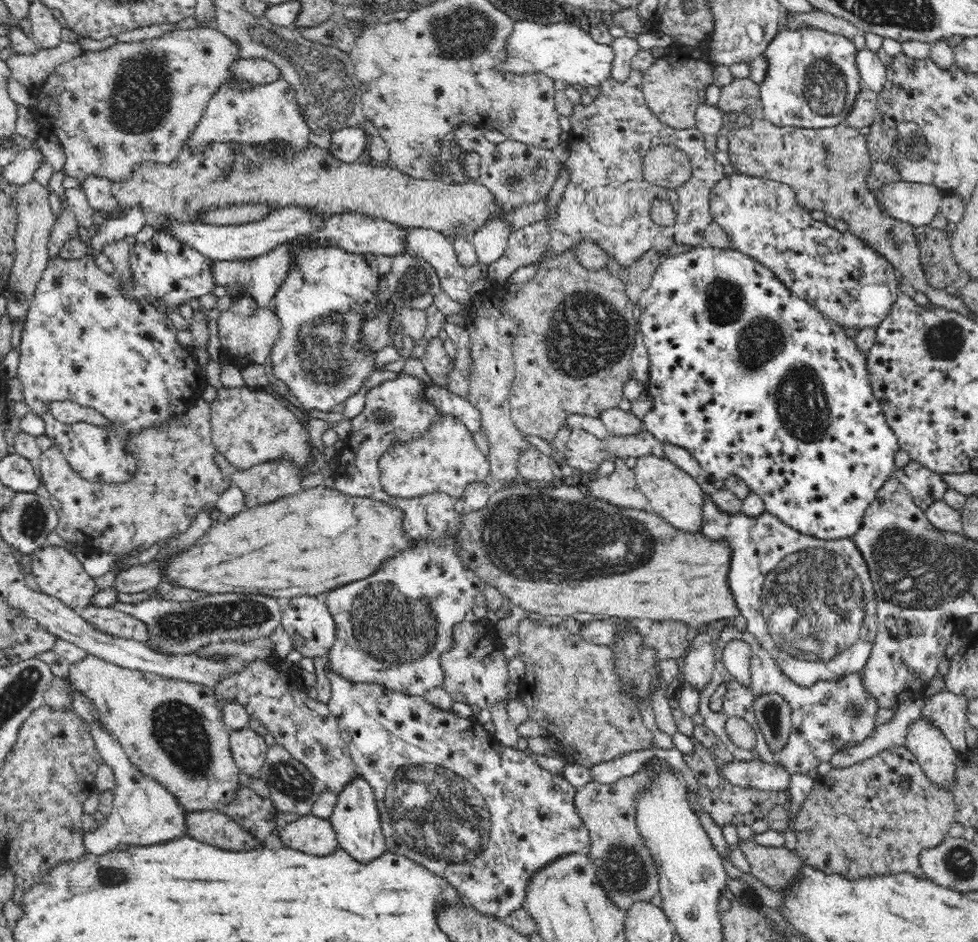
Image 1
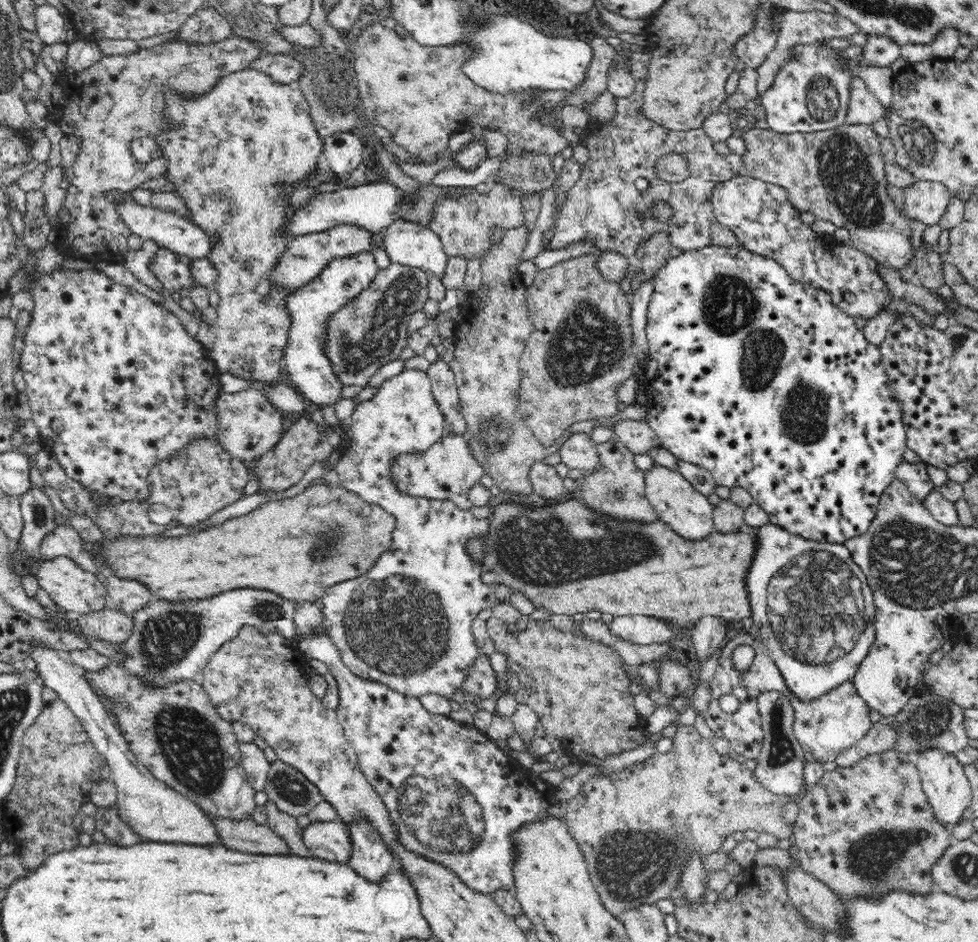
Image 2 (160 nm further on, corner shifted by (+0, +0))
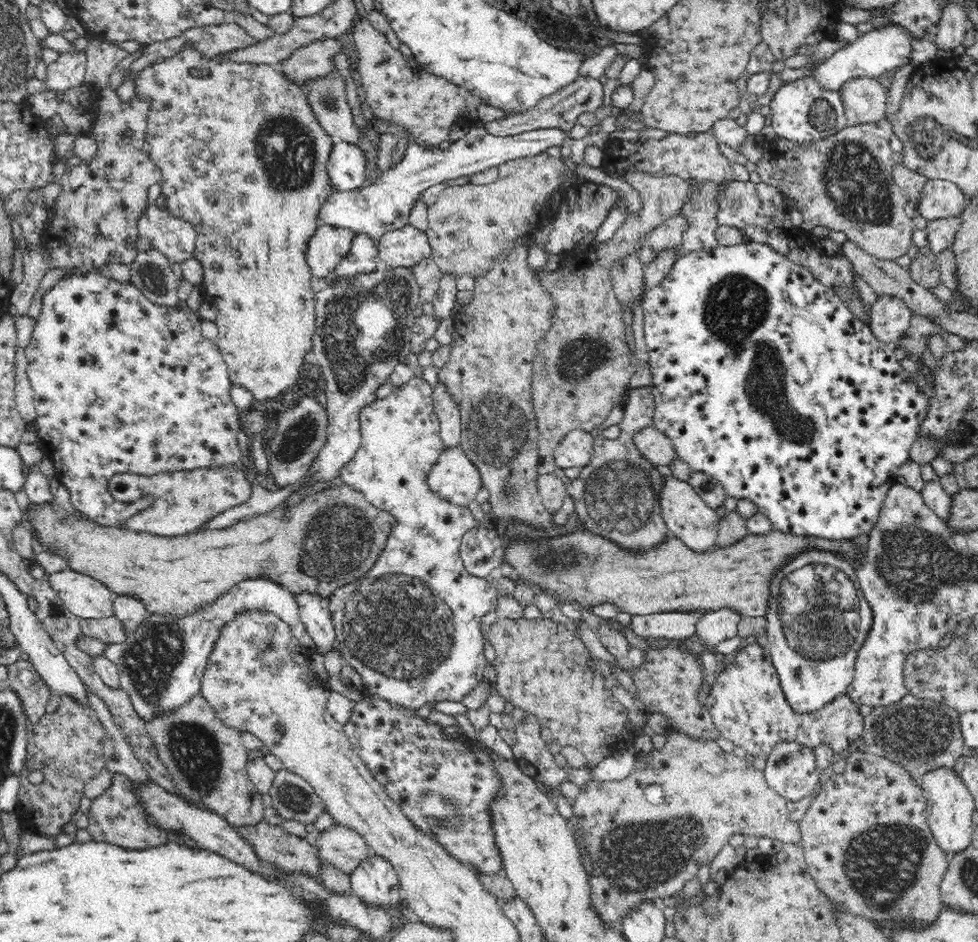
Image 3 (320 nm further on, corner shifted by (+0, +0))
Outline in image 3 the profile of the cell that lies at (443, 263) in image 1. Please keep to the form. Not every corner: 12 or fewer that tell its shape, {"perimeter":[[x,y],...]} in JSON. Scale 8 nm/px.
{"perimeter":[[410,223],[377,242],[379,259],[411,269],[431,247]]}

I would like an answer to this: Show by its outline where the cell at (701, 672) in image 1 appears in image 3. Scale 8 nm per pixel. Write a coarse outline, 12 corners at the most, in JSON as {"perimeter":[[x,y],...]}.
{"perimeter":[[729,608],[709,611],[696,632],[708,647],[737,635],[741,615]]}

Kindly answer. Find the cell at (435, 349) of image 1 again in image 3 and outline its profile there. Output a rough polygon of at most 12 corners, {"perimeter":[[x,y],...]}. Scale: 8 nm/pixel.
{"perimeter":[[438,383],[433,407],[443,447],[461,441],[459,406]]}

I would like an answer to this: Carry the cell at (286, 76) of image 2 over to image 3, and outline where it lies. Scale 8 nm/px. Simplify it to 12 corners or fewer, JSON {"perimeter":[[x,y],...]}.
{"perimeter":[[337,38],[320,39],[295,50],[282,61],[290,80],[336,71],[341,51]]}

